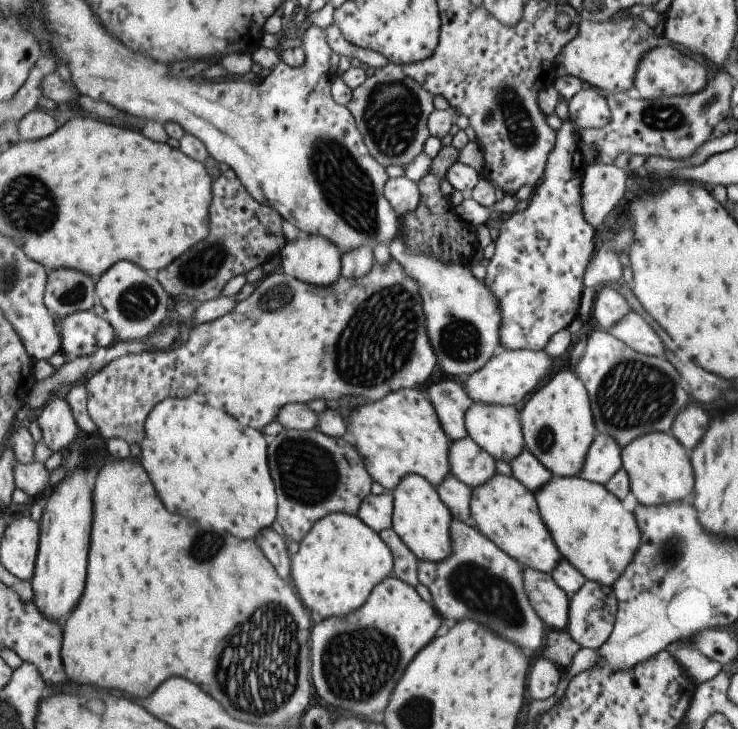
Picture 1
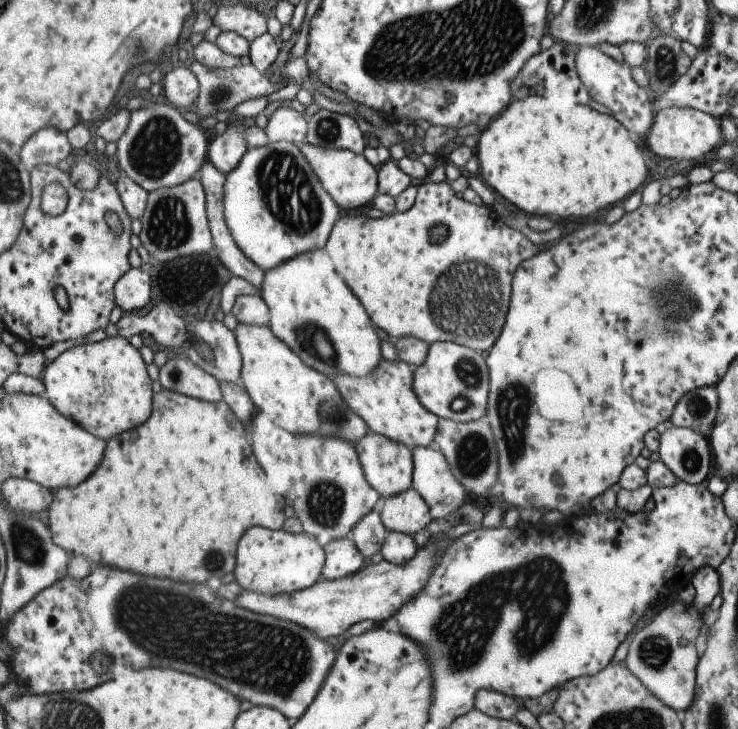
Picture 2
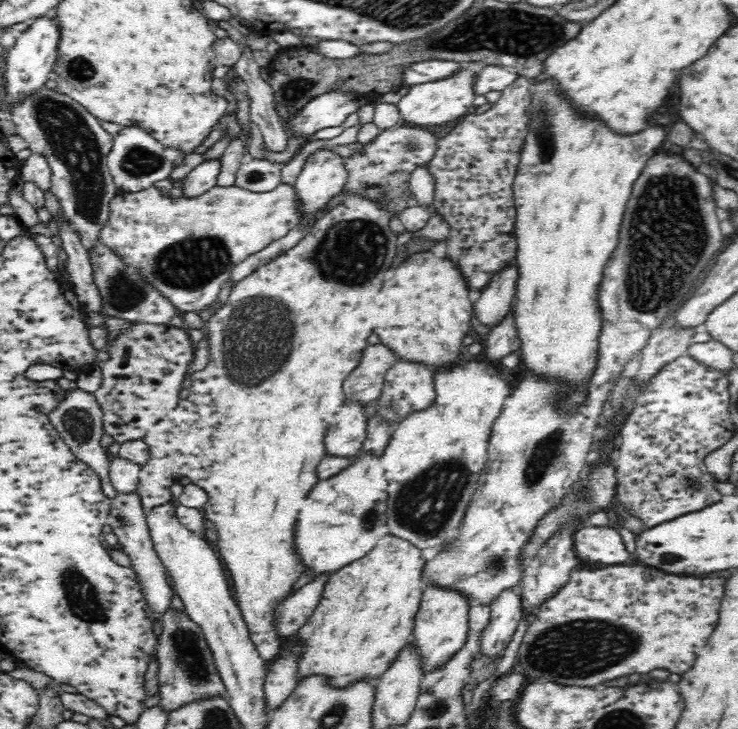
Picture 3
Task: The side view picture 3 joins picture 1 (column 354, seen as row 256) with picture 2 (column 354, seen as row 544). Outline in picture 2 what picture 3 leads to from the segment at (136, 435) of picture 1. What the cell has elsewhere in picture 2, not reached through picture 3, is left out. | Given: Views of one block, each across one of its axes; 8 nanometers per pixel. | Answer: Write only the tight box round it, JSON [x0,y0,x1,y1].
[324,180,545,352]

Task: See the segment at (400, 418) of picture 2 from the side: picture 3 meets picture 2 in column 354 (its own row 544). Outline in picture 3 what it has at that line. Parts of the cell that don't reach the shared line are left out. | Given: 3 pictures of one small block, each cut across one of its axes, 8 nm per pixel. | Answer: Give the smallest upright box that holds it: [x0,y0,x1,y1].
[276,534,425,690]

